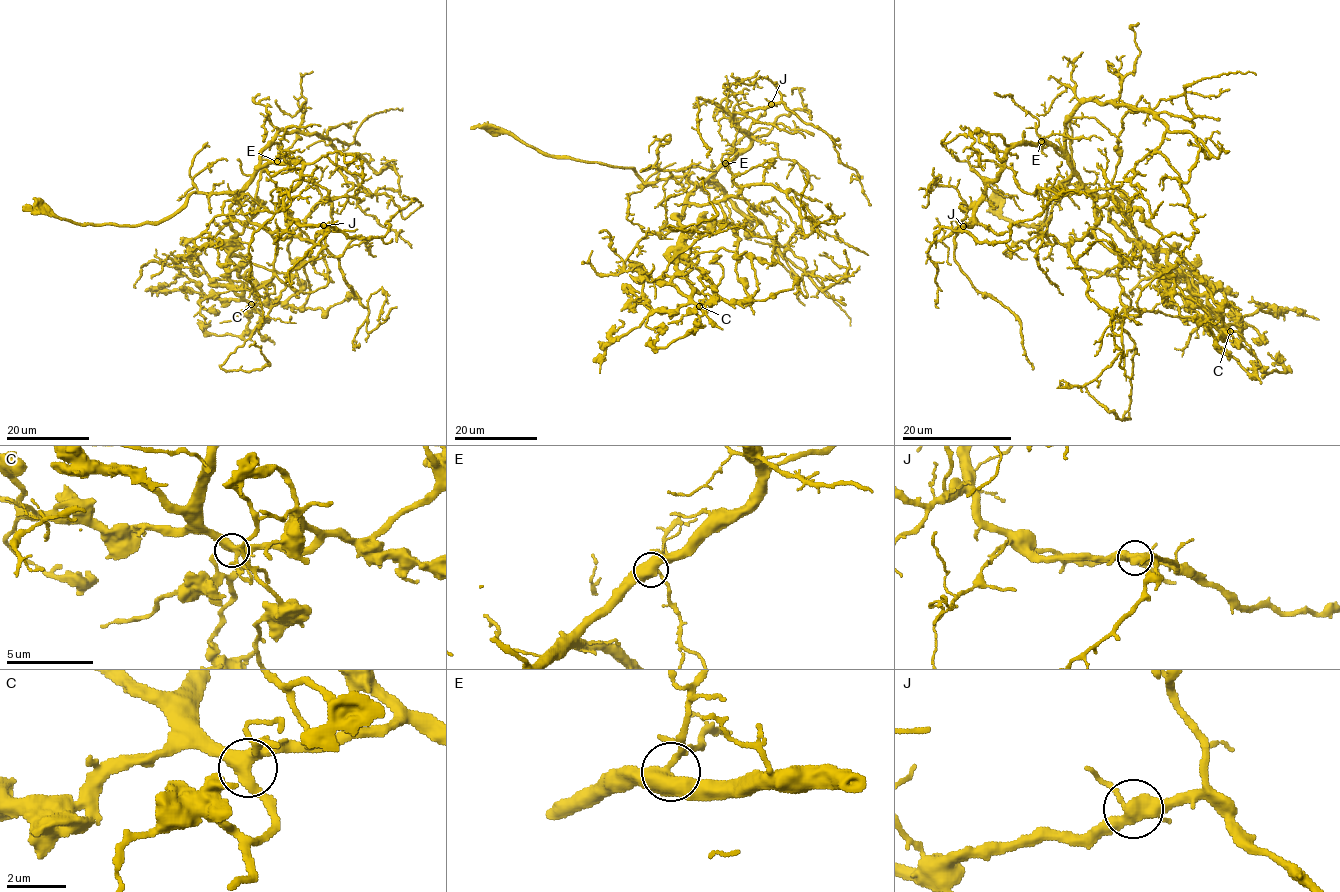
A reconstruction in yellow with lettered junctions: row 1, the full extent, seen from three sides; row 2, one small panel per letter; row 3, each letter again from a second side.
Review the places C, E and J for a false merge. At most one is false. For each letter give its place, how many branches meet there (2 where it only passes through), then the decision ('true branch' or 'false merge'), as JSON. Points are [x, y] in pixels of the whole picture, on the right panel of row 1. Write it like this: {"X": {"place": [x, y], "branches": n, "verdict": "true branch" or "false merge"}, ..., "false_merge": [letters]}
{"C": {"place": [1230, 331], "branches": 4, "verdict": "true branch"}, "E": {"place": [1041, 141], "branches": 4, "verdict": "true branch"}, "J": {"place": [963, 226], "branches": 4, "verdict": "true branch"}, "false_merge": []}

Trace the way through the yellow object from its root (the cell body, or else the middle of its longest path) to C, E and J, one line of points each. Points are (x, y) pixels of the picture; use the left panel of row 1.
C: (244, 188), (229, 207), (228, 225), (235, 240), (228, 256), (228, 283), (224, 286), (251, 304)
E: (244, 188), (262, 167), (277, 161)
J: (244, 188), (268, 164), (301, 163), (301, 179), (283, 200), (285, 215), (301, 225), (324, 225)

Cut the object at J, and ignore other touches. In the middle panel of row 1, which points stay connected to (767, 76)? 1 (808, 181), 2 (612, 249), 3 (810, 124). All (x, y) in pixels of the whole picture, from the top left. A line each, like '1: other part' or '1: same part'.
1: same part
2: same part
3: same part

